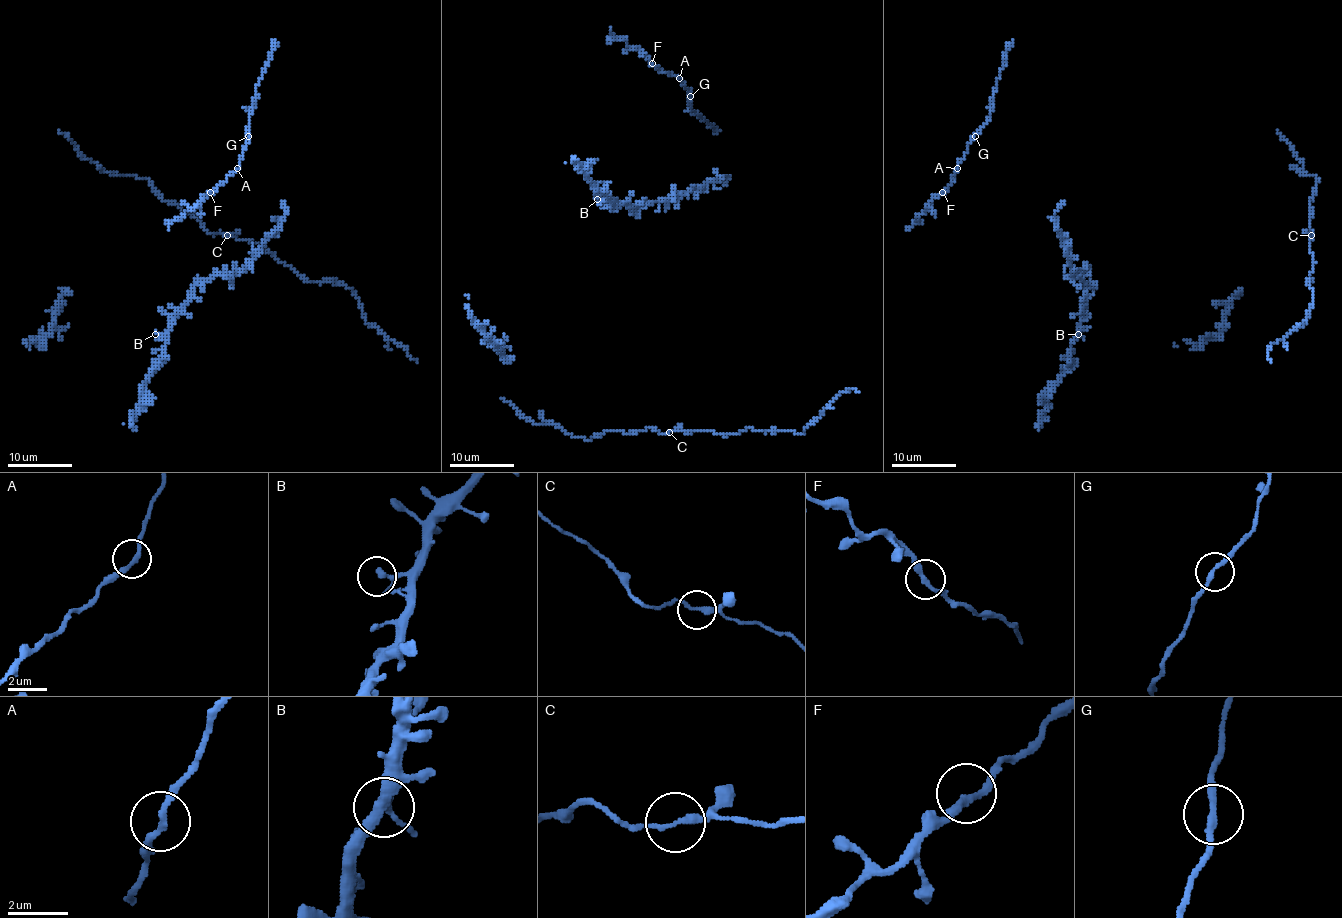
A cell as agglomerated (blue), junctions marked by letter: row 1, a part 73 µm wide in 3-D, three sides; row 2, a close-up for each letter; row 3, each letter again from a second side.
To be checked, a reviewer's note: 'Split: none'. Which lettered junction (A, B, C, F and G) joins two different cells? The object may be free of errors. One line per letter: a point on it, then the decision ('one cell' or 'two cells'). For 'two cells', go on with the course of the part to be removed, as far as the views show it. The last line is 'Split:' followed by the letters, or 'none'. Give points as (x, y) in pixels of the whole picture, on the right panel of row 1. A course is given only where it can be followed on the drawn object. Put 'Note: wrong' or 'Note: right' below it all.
A: place (957, 168); one cell
B: place (1078, 334); one cell
C: place (1311, 235); one cell
F: place (942, 192); one cell
G: place (975, 136); one cell
Split: none
Note: right

